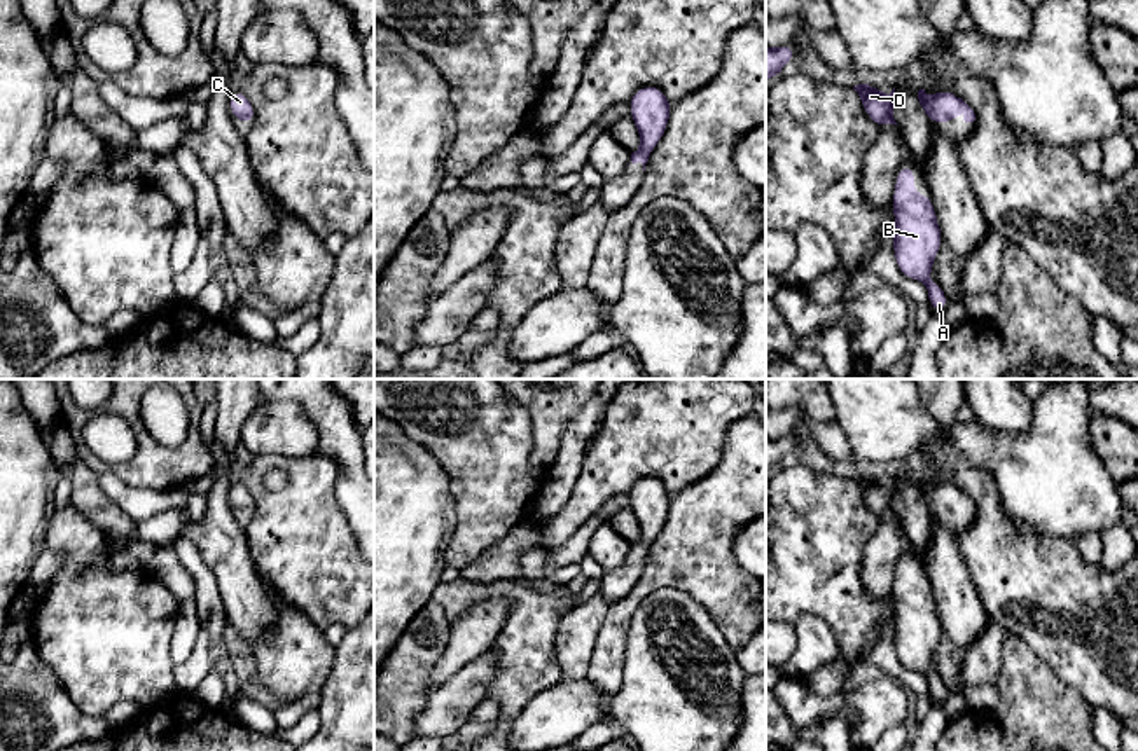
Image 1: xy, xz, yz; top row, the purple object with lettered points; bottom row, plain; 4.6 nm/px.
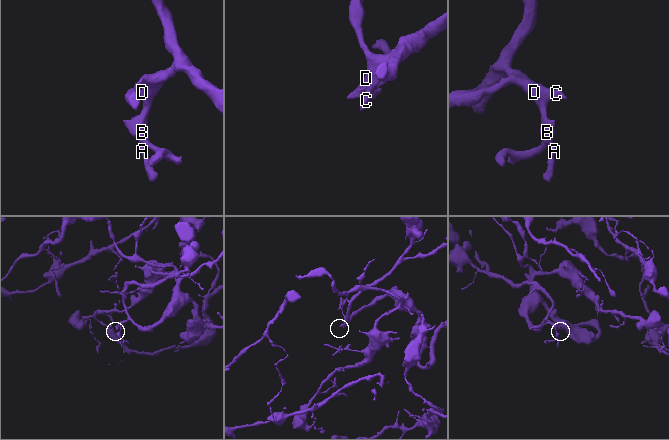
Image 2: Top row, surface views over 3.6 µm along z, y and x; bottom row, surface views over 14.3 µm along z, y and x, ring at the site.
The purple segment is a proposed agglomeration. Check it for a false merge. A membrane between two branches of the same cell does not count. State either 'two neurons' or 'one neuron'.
one neuron

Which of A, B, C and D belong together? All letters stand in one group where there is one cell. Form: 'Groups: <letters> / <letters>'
Groups: A B C D

